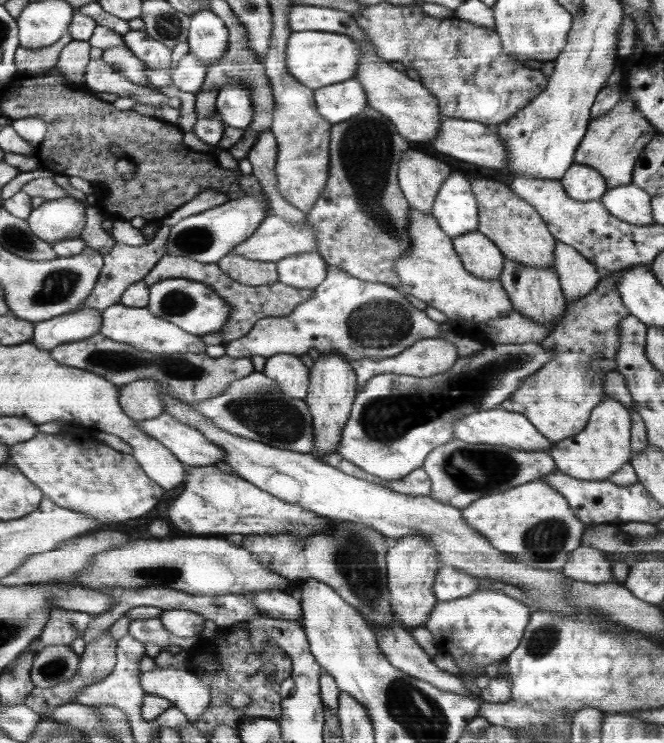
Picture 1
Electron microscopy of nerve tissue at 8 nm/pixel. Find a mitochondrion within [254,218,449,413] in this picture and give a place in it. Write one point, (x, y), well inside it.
(380, 324)

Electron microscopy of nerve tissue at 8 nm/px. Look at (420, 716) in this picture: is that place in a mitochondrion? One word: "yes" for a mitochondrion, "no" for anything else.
yes

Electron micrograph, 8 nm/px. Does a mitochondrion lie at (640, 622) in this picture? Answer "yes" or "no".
no

